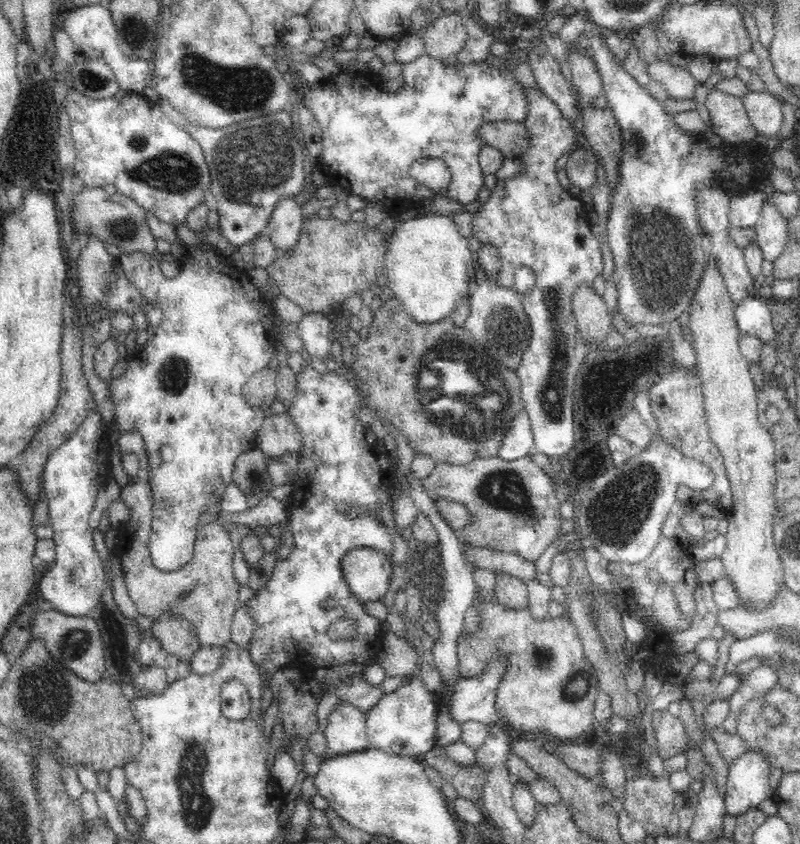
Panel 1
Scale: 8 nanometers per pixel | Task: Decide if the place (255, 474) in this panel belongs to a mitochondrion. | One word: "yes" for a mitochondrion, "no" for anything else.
yes

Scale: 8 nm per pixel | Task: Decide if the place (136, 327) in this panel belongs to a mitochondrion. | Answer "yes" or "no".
no

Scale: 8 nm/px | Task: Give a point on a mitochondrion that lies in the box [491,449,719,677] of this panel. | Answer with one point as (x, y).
(622, 515)

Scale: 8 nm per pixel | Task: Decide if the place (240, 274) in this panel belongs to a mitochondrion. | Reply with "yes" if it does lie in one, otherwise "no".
no

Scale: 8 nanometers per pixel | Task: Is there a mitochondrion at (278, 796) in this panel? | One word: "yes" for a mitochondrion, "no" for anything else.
no

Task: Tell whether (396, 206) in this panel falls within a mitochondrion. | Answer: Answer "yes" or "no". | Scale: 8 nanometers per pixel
no

